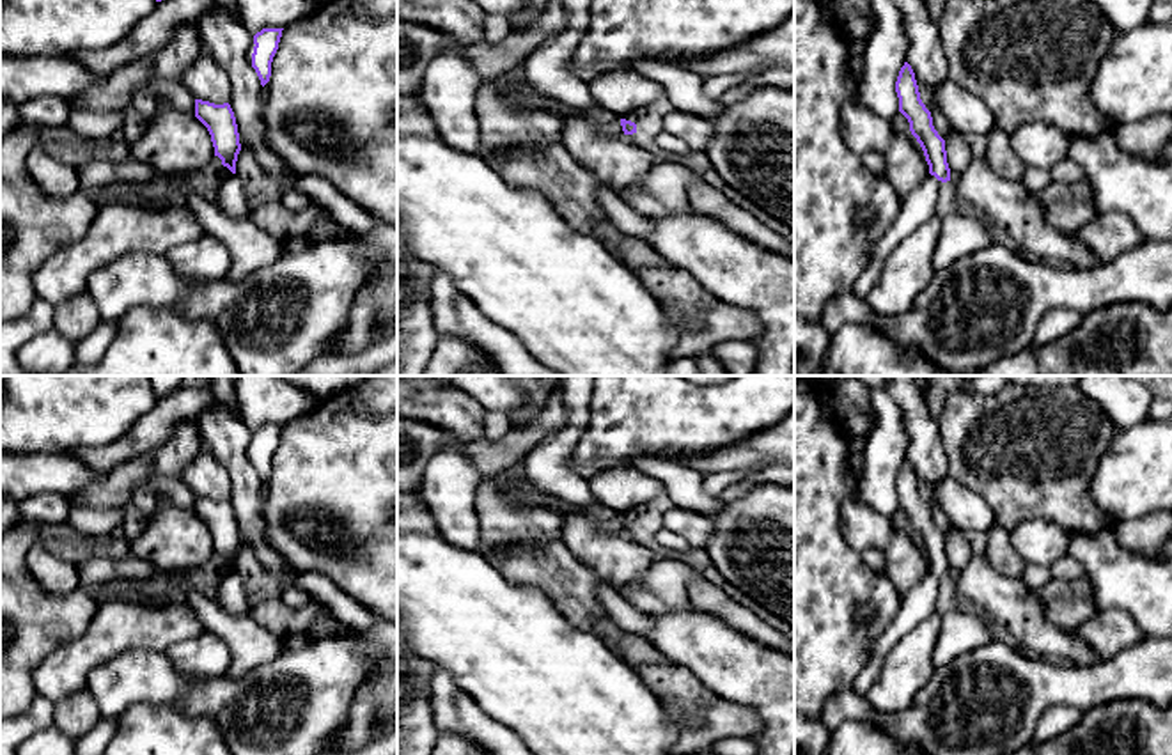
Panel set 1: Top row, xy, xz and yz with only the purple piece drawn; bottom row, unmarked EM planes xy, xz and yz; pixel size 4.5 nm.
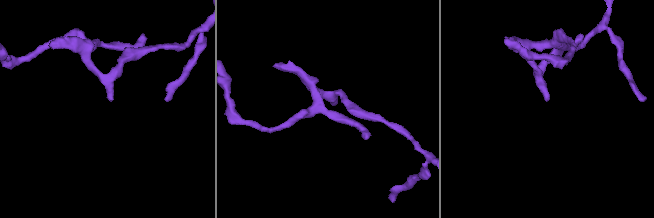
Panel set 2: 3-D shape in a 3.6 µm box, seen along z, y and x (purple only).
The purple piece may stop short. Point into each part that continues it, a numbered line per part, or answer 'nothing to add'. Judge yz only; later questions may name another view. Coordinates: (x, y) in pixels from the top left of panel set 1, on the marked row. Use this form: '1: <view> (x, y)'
1: yz (919, 206)

